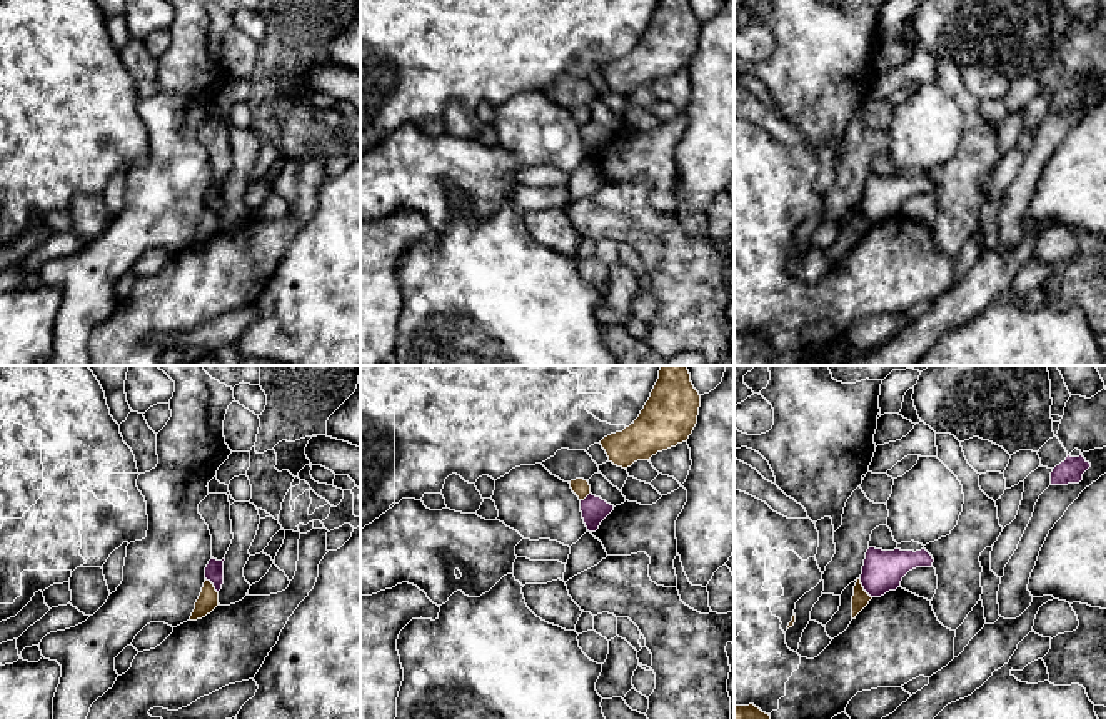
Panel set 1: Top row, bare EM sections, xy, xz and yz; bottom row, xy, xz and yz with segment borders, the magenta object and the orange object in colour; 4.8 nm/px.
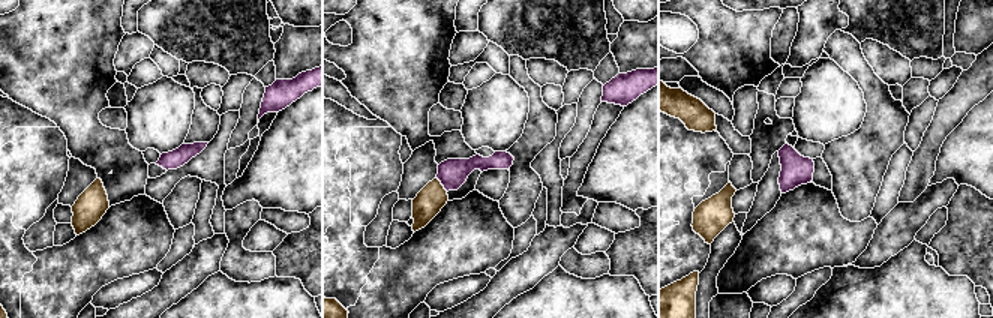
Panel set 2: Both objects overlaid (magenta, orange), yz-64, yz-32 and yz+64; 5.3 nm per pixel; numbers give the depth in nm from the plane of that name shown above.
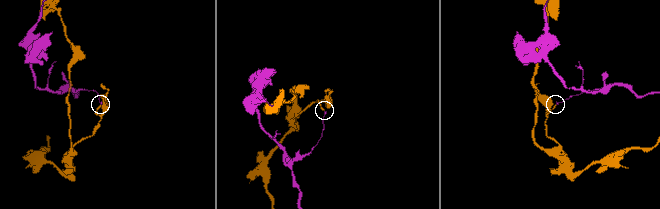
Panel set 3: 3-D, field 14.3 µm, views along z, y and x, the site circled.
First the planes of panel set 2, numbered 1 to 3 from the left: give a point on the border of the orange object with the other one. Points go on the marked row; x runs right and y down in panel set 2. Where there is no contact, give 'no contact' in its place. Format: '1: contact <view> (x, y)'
1: no contact
2: contact yz-32 (441, 183)
3: no contact

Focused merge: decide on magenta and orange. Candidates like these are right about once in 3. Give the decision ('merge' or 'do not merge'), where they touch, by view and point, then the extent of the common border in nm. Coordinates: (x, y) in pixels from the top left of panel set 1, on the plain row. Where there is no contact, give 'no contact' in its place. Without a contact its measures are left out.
do not merge; contact yz (864, 214); length 120 nm

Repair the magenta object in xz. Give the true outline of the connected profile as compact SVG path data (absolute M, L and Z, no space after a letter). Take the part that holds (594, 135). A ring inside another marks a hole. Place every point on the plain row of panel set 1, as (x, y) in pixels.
M589 120L581 127L581 138L589 158L596 158L601 148L614 137L614 132L607 130L601 123Z

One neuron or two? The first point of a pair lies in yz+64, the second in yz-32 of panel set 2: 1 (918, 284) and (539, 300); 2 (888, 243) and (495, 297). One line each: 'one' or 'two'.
1: one
2: one

